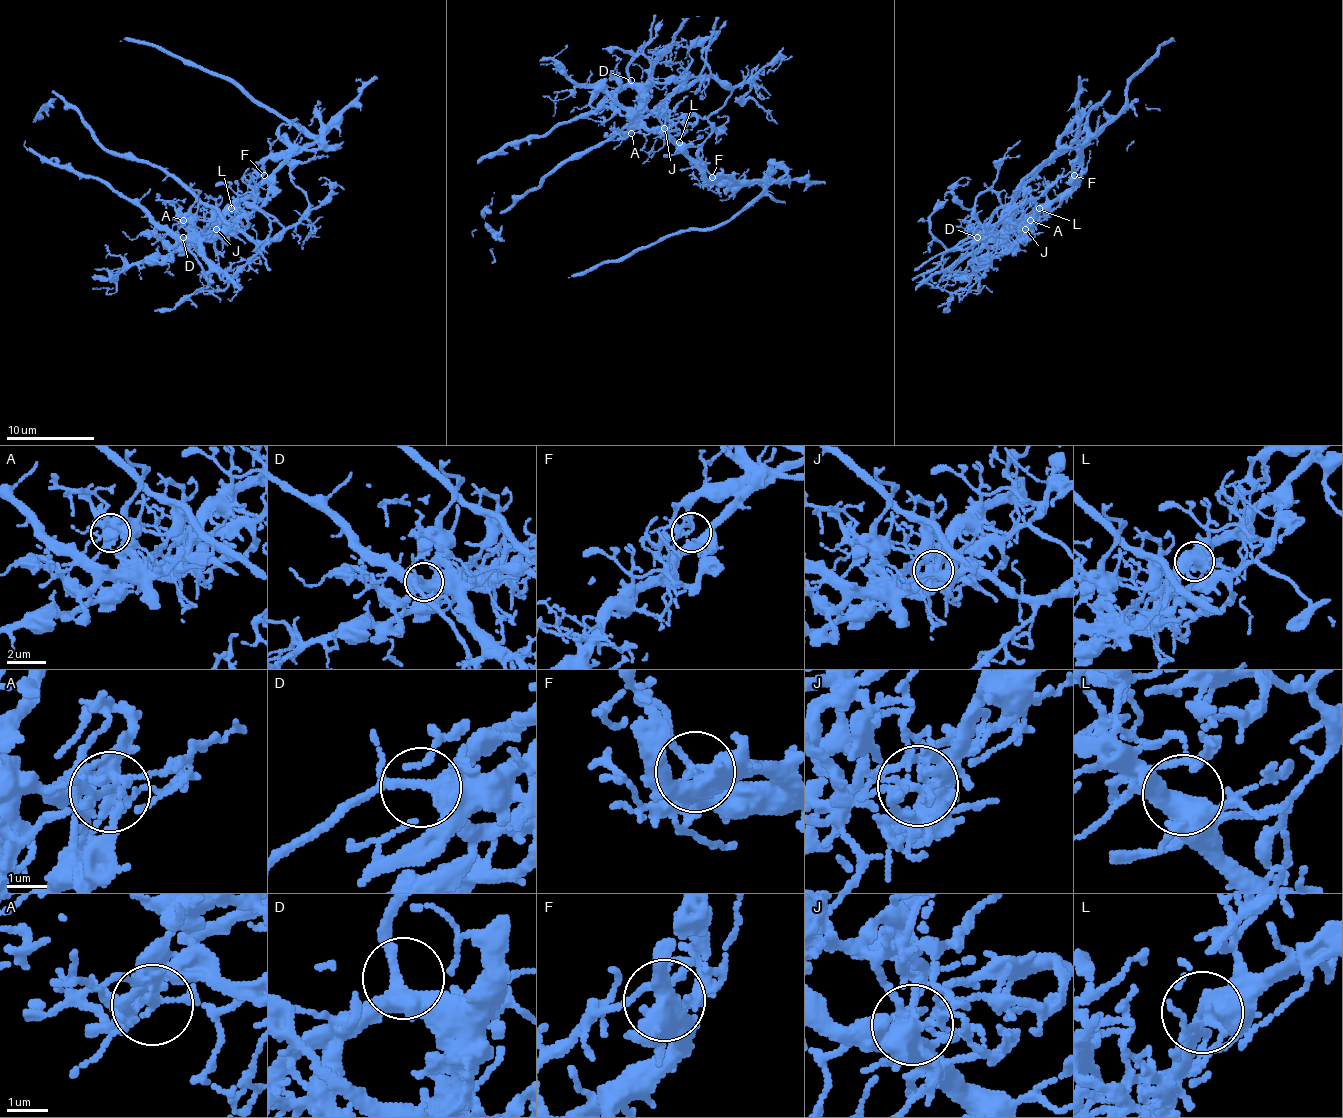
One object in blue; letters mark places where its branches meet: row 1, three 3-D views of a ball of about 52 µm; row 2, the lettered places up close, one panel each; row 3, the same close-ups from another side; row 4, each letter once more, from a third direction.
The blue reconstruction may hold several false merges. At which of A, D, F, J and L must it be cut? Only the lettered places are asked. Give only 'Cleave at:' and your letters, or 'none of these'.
Cleave at: A, F, J

